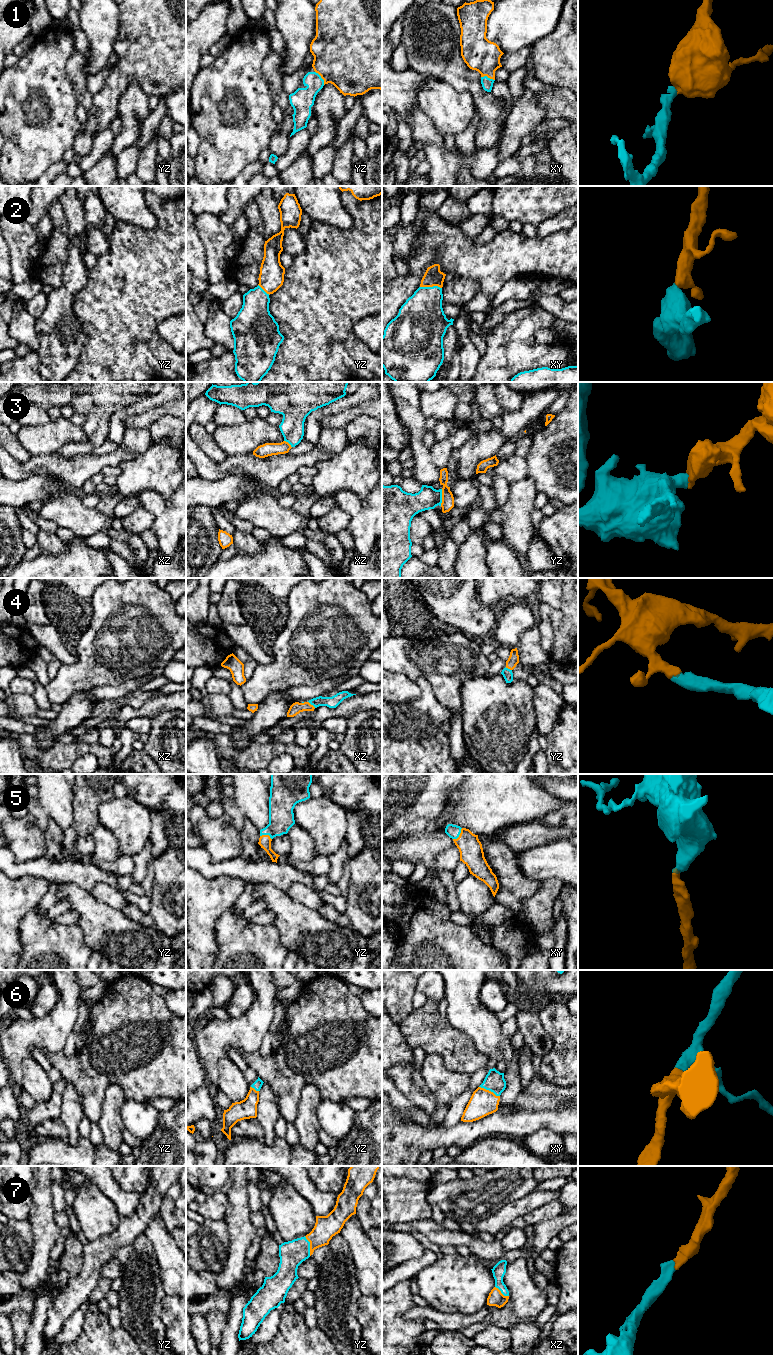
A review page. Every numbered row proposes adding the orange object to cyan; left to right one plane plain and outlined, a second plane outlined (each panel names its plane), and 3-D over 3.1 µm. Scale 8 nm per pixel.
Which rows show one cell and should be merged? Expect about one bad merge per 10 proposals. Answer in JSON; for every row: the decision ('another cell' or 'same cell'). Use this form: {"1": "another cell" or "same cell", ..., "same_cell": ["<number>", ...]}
{"1": "same cell", "2": "same cell", "3": "same cell", "4": "same cell", "5": "same cell", "6": "same cell", "7": "same cell", "same_cell": ["1", "2", "3", "4", "5", "6", "7"]}

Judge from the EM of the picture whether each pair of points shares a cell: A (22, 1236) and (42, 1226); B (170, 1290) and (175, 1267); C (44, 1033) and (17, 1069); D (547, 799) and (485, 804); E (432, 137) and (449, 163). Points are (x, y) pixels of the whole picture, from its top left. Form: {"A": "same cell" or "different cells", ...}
{"A": "different cells", "B": "same cell", "C": "same cell", "D": "same cell", "E": "same cell"}

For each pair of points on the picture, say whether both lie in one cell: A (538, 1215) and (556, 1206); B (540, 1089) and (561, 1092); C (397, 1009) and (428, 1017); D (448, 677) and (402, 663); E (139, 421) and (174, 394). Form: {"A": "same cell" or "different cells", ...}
{"A": "same cell", "B": "same cell", "C": "different cells", "D": "same cell", "E": "different cells"}

